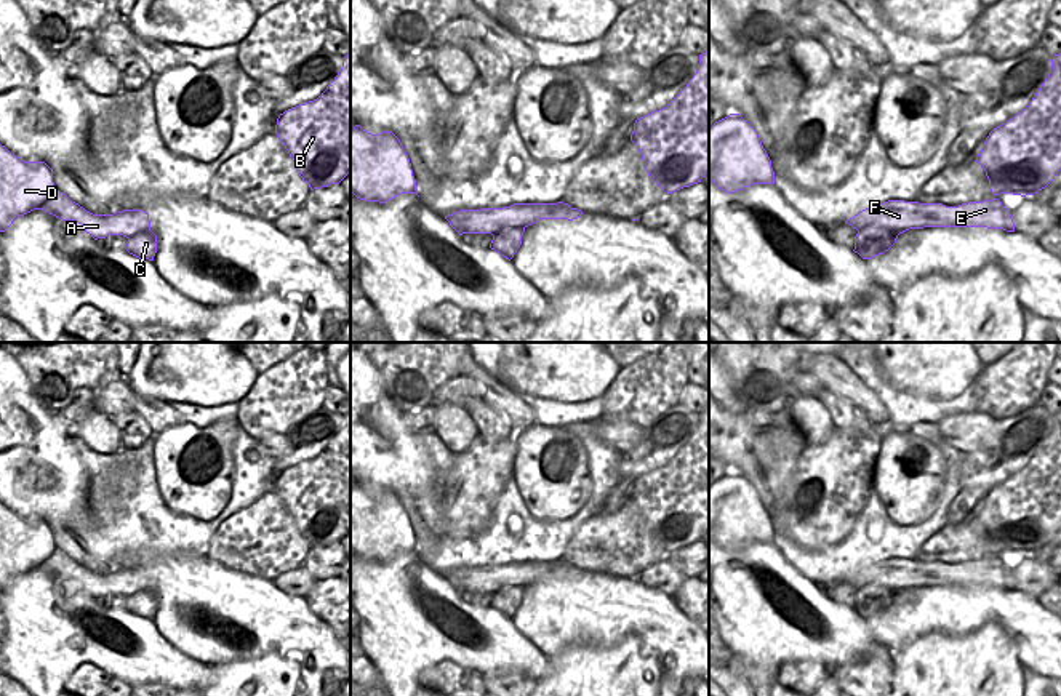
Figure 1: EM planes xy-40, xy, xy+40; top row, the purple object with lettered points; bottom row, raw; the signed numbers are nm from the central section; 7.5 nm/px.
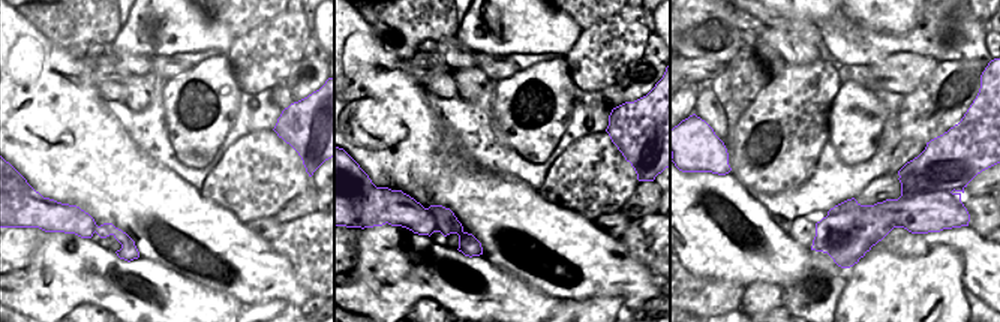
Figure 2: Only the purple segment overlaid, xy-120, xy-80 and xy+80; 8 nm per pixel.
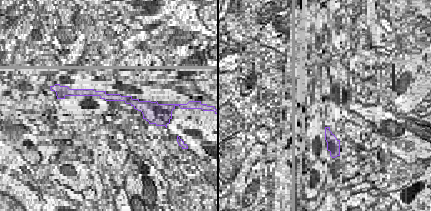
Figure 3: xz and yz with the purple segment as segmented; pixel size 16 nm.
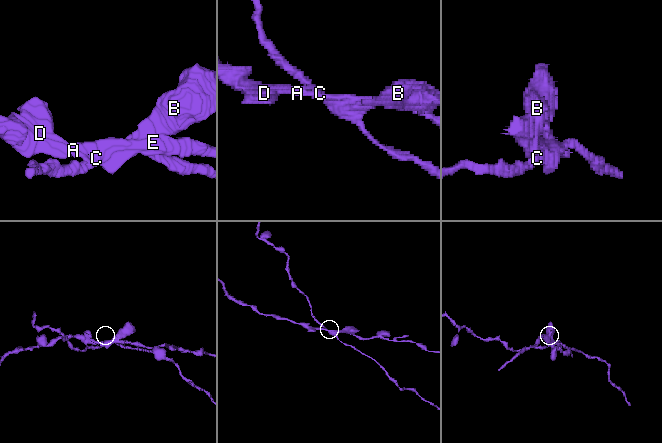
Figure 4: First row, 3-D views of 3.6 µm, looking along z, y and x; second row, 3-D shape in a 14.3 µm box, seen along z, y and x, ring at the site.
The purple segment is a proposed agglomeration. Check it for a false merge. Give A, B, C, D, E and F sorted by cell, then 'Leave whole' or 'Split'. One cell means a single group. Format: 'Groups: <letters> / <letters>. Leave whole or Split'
Groups: A D E F / B C. Split

